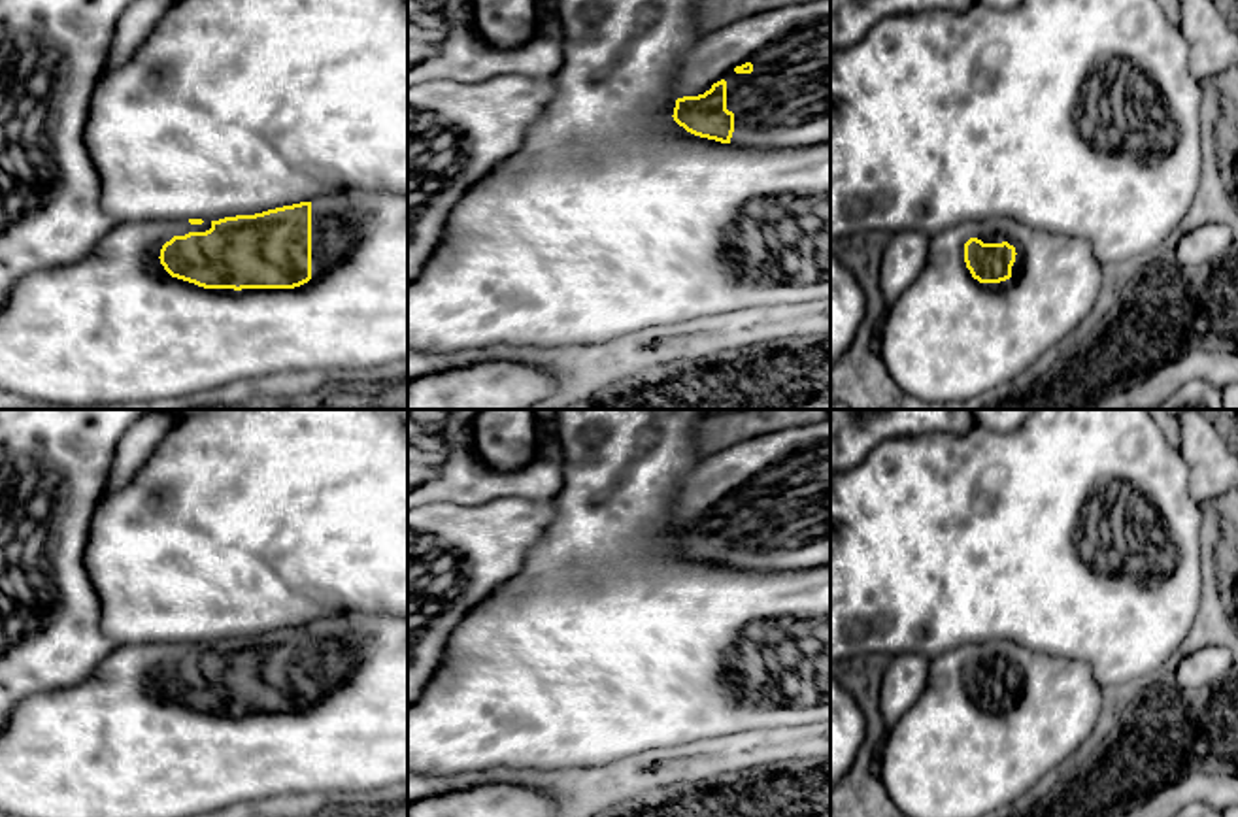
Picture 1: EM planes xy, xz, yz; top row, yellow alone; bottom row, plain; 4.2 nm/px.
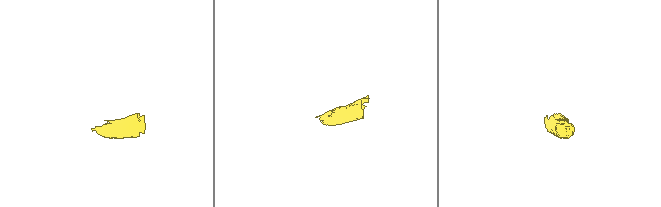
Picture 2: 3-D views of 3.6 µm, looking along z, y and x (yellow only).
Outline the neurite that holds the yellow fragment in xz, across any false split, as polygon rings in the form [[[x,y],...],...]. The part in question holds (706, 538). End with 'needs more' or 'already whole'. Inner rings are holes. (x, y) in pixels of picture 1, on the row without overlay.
[[[830,419],[781,428],[710,453],[685,475],[668,521],[687,555],[749,572],[830,564]]]; needs more

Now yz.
[[[970,642],[930,659],[925,691],[879,751],[879,777],[906,817],[981,817],[1015,802],[1095,730],[1104,689],[1087,662],[1013,642]]]; needs more

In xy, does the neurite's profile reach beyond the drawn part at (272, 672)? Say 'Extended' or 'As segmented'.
Extended

